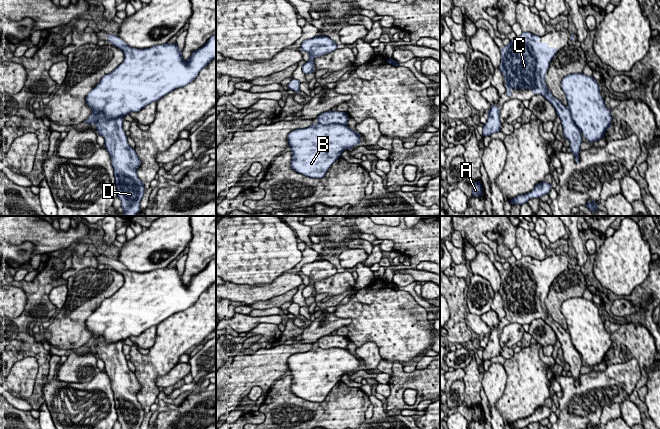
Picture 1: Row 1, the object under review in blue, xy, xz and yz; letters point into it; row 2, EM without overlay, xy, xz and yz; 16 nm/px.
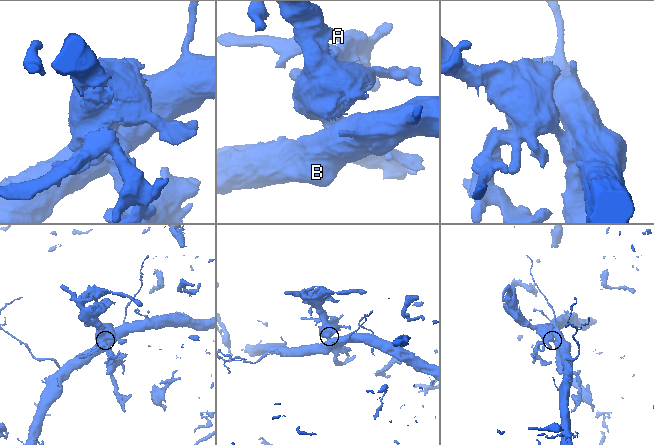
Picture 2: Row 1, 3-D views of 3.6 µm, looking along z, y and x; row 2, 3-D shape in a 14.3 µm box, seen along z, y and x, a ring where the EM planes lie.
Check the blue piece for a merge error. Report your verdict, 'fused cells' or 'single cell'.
fused cells

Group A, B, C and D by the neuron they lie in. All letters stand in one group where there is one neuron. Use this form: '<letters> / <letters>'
A C D / B

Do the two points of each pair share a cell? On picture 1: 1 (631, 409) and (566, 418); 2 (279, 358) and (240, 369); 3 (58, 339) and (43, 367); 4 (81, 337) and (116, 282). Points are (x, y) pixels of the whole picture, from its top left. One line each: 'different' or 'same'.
1: different
2: same
3: different
4: same

